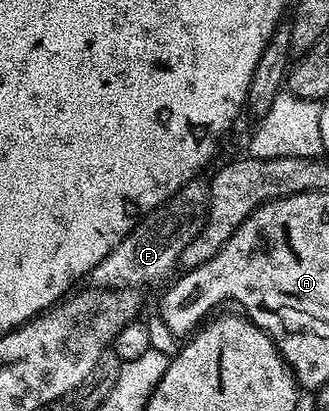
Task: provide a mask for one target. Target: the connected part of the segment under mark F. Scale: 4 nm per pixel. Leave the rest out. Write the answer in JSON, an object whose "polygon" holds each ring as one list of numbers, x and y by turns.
{"polygon":[[205,181,185,182,157,210,135,221,128,236,124,236,124,240,120,240,120,244,116,244,116,248,112,248,112,252,91,271,89,281,94,281,91,283,98,288,143,288,153,282,165,283,175,273,174,265,179,265,184,248,202,230,206,222,207,201,208,186]]}

